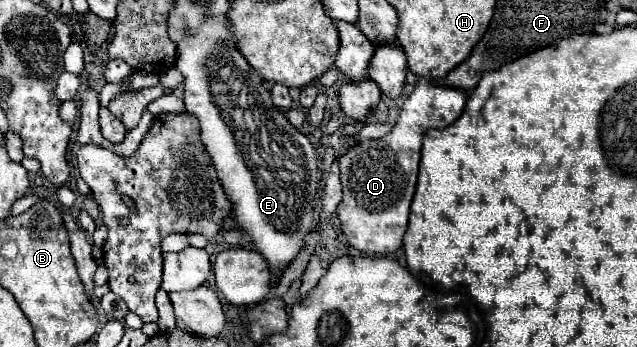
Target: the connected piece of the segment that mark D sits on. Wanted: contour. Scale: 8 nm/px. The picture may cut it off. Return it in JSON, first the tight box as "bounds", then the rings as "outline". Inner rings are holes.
{"bounds":[336,79,466,255],"outline":[[[420,79],[412,95],[404,101],[394,129],[386,137],[378,141],[360,141],[338,159],[344,197],[336,207],[336,215],[348,243],[354,249],[386,255],[402,247],[418,179],[422,137],[428,129],[444,129],[452,125],[452,121],[460,117],[464,105],[466,91],[438,87]]]}

